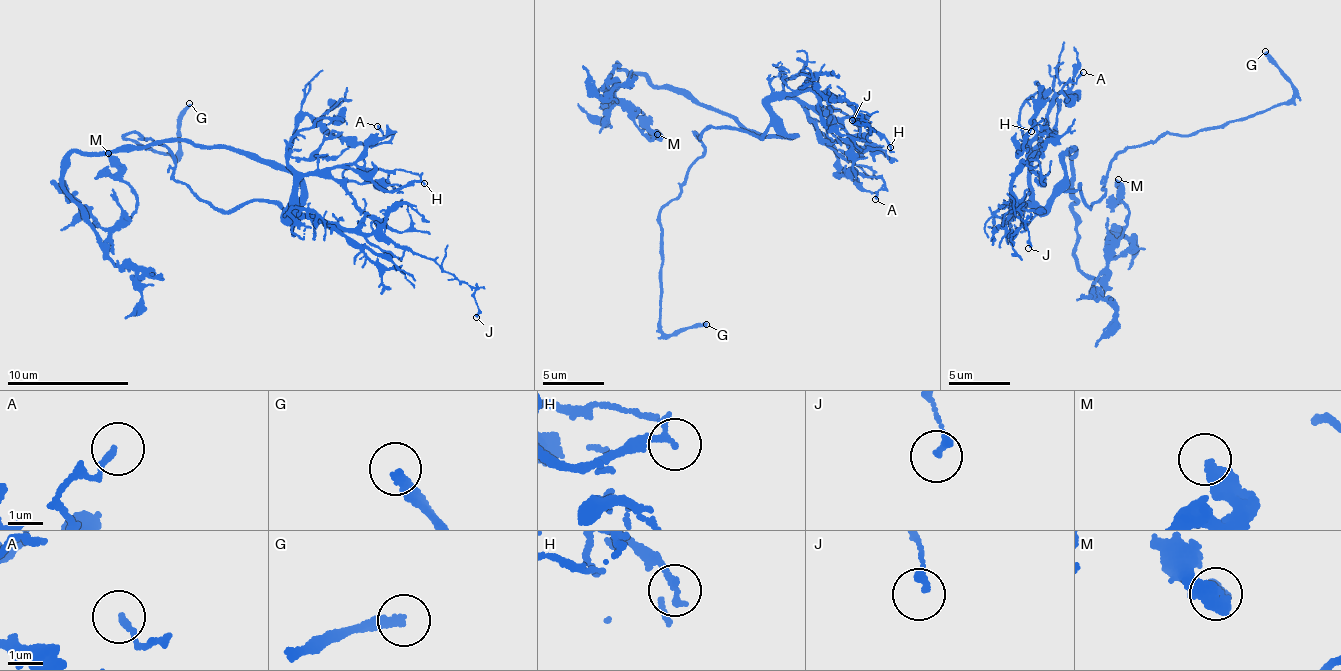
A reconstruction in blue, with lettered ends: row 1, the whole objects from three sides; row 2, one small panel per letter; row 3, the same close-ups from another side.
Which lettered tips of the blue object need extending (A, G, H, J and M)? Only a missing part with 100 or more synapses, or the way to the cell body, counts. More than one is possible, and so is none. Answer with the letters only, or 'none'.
G

